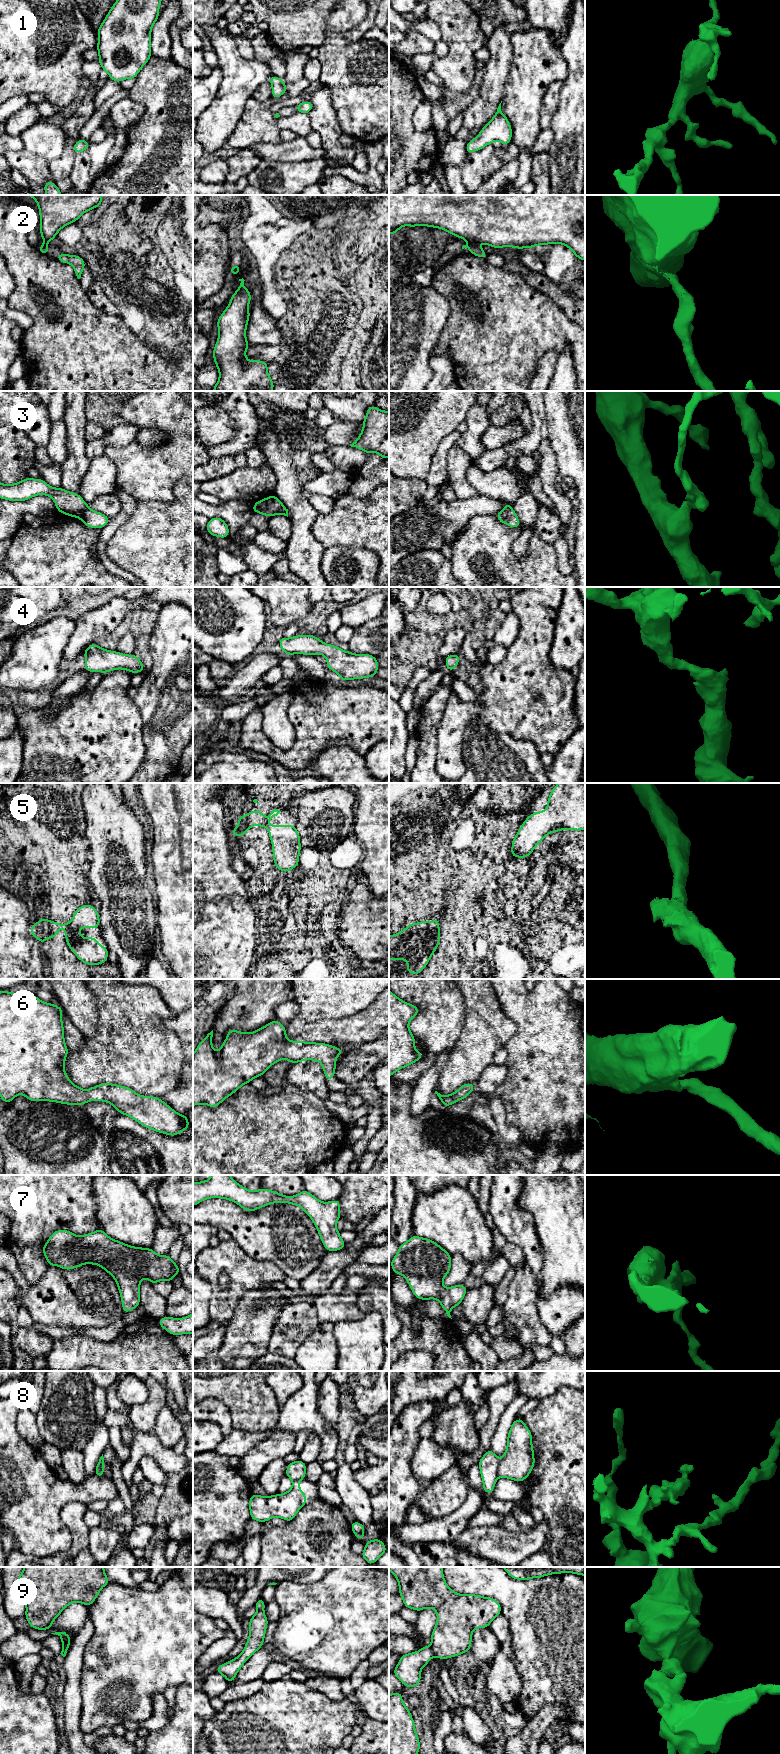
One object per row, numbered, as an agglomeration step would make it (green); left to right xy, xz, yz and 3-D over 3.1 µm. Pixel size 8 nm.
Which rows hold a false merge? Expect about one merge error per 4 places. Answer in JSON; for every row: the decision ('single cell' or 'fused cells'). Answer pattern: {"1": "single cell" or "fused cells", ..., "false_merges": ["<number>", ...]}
{"1": "single cell", "2": "fused cells", "3": "fused cells", "4": "single cell", "5": "single cell", "6": "single cell", "7": "single cell", "8": "fused cells", "9": "fused cells", "false_merges": ["2", "3", "8", "9"]}

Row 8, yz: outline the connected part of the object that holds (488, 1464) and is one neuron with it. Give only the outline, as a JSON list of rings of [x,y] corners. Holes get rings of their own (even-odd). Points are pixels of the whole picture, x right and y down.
[[[491,1449],[486,1451],[484,1456],[478,1462],[485,1494],[493,1493],[495,1483],[499,1477],[498,1464],[499,1459]]]

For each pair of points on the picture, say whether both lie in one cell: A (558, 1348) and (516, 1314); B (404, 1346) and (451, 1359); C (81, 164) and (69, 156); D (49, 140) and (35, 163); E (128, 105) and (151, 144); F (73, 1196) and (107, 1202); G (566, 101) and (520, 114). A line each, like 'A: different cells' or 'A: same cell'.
A: same cell
B: same cell
C: different cells
D: different cells
E: different cells
F: different cells
G: different cells

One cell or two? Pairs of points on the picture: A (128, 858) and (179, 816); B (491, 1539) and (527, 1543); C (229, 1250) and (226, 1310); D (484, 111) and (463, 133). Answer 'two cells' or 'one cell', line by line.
A: two cells
B: one cell
C: one cell
D: two cells

